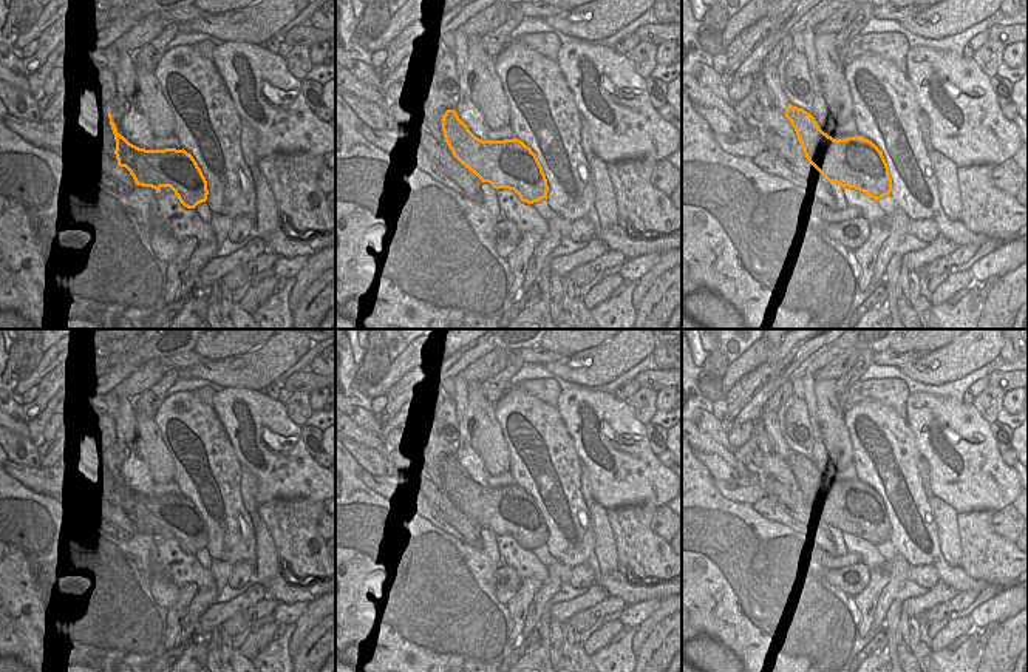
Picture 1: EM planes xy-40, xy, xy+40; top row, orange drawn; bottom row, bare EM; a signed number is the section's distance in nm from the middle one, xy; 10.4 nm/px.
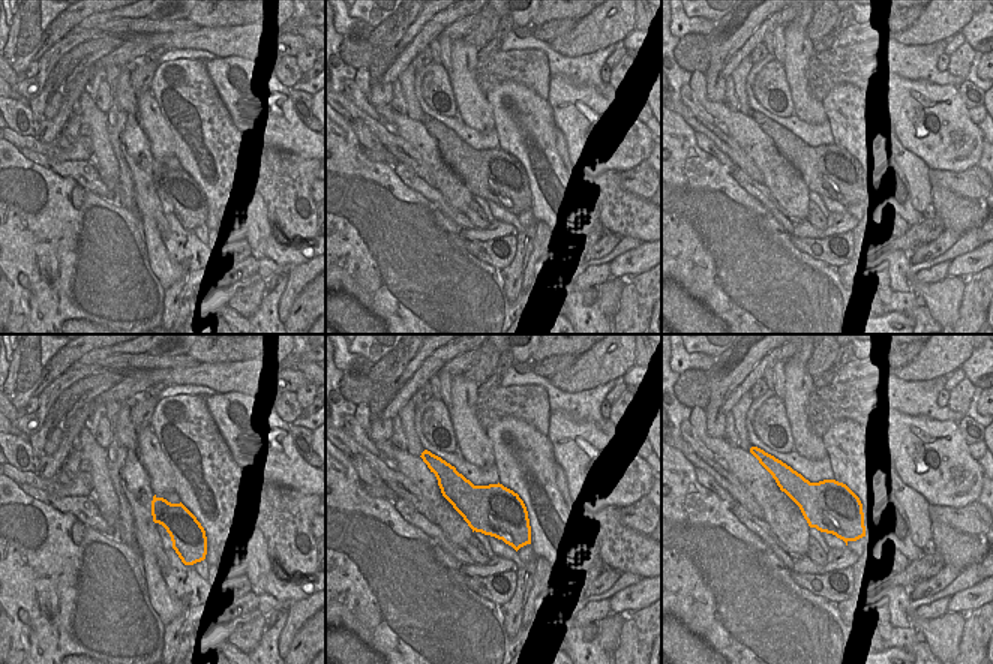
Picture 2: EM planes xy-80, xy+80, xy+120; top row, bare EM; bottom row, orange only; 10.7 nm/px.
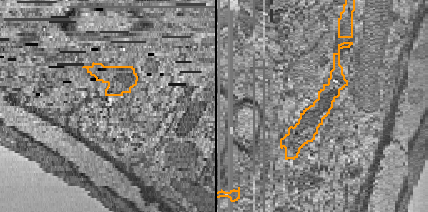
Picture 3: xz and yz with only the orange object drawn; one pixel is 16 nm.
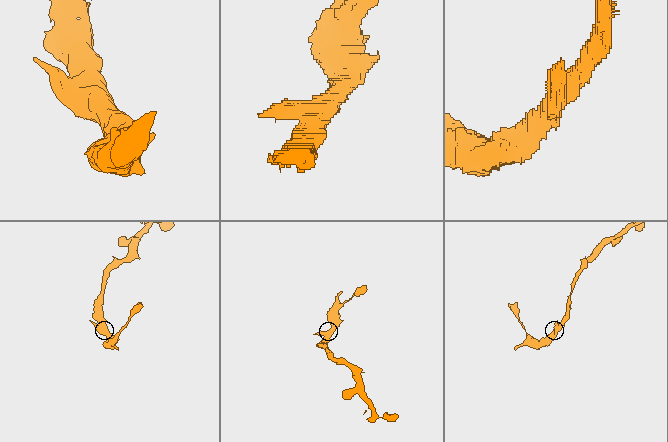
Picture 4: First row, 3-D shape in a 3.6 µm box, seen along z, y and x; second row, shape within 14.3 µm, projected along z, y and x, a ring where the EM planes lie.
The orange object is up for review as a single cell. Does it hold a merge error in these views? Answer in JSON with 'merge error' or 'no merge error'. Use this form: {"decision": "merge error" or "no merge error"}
{"decision": "merge error"}

